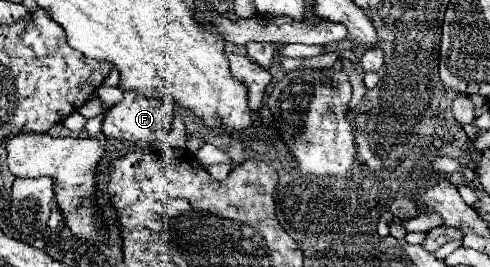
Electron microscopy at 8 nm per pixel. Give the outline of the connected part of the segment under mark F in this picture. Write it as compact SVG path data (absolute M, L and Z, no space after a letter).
M125 92L123 100L111 106L103 118L103 134L107 138L129 140L129 142L159 142L165 132L171 130L173 122L173 102L161 100L157 96L137 96L137 92Z

